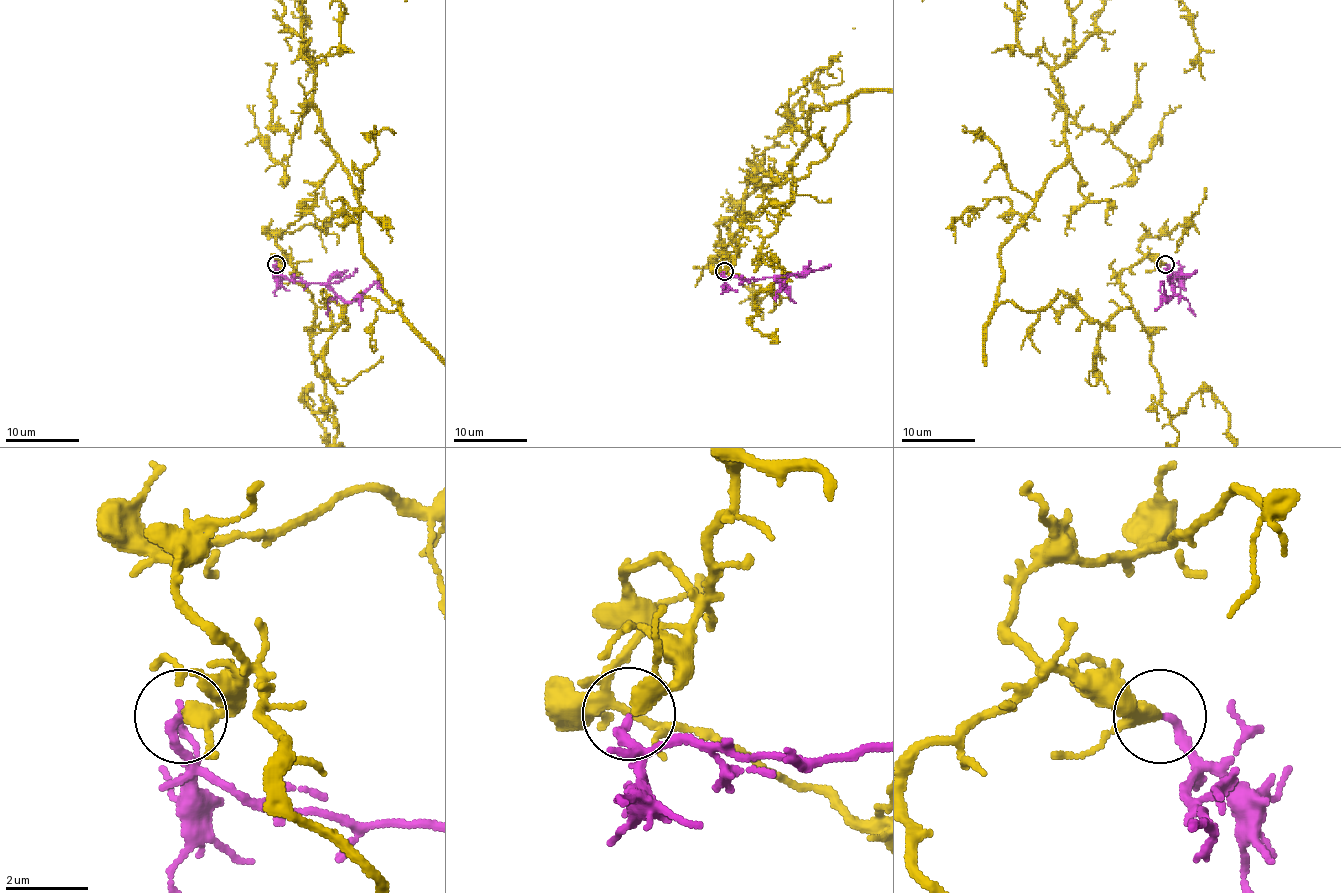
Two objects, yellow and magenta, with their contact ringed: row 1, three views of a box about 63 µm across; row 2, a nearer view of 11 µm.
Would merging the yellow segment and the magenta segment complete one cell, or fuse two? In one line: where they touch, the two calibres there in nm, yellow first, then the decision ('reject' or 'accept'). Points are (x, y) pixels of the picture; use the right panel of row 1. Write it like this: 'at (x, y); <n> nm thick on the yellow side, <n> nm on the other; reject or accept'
at (1165, 264); 320 nm thick on the yellow side, 200 nm on the other; accept

